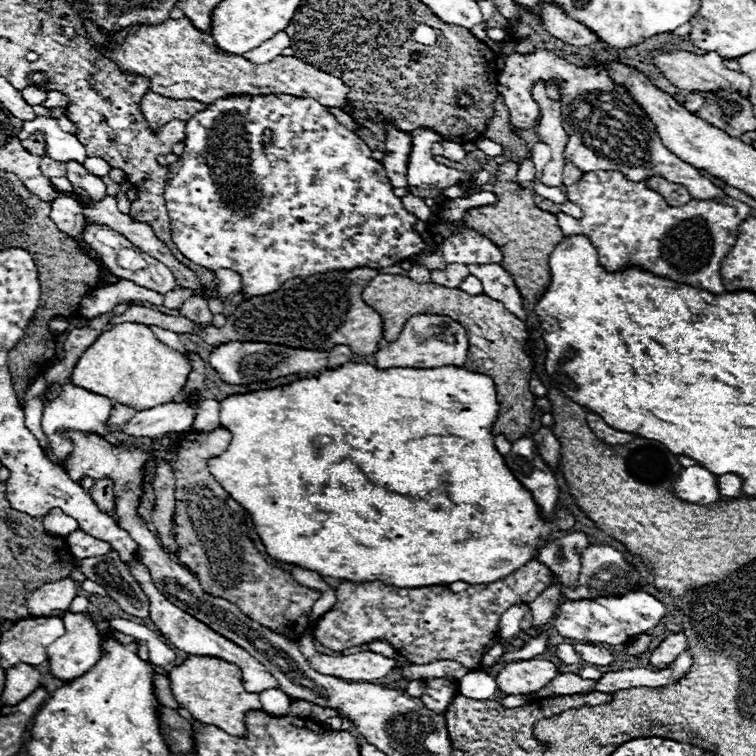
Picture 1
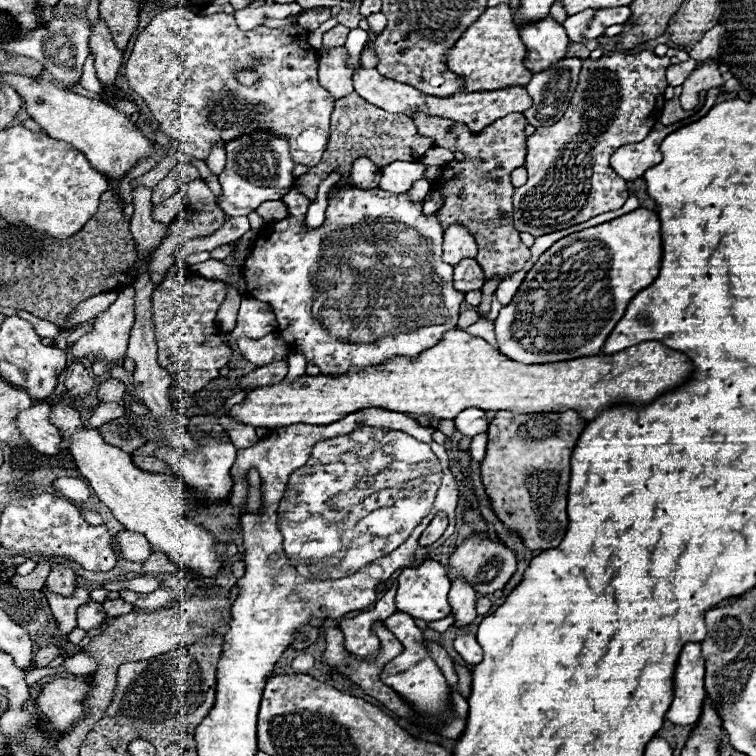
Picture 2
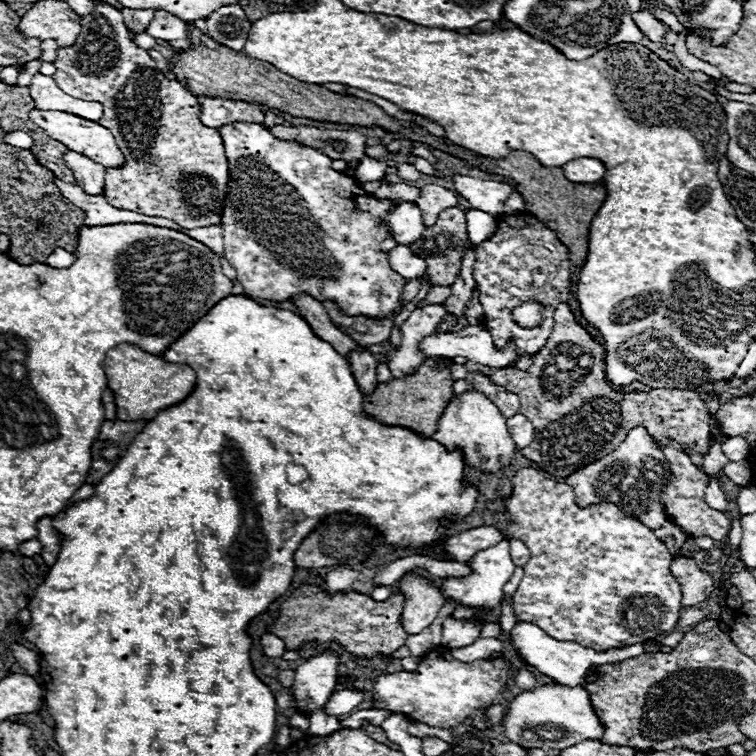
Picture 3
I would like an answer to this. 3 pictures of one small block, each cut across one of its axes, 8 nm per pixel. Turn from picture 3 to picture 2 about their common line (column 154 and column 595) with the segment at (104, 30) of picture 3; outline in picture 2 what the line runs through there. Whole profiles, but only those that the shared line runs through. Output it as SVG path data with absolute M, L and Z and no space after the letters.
M648 50L632 56L610 52L596 62L584 60L578 88L574 90L564 118L550 128L536 128L536 132L528 138L528 154L524 164L528 170L528 182L514 192L514 226L518 228L518 232L544 236L576 226L602 212L622 208L622 204L628 200L628 188L626 180L610 168L610 156L624 144L642 142L652 126L658 122L664 106L664 90L668 88L668 64L668 56L660 58Z

